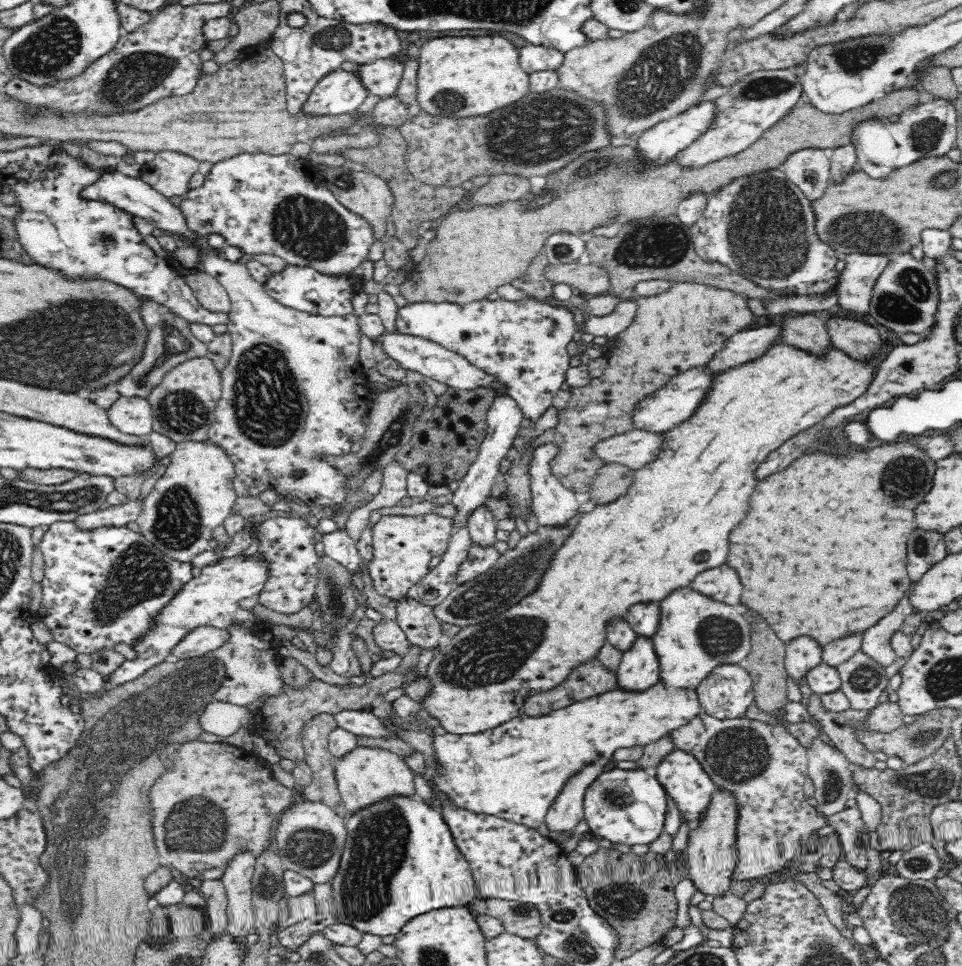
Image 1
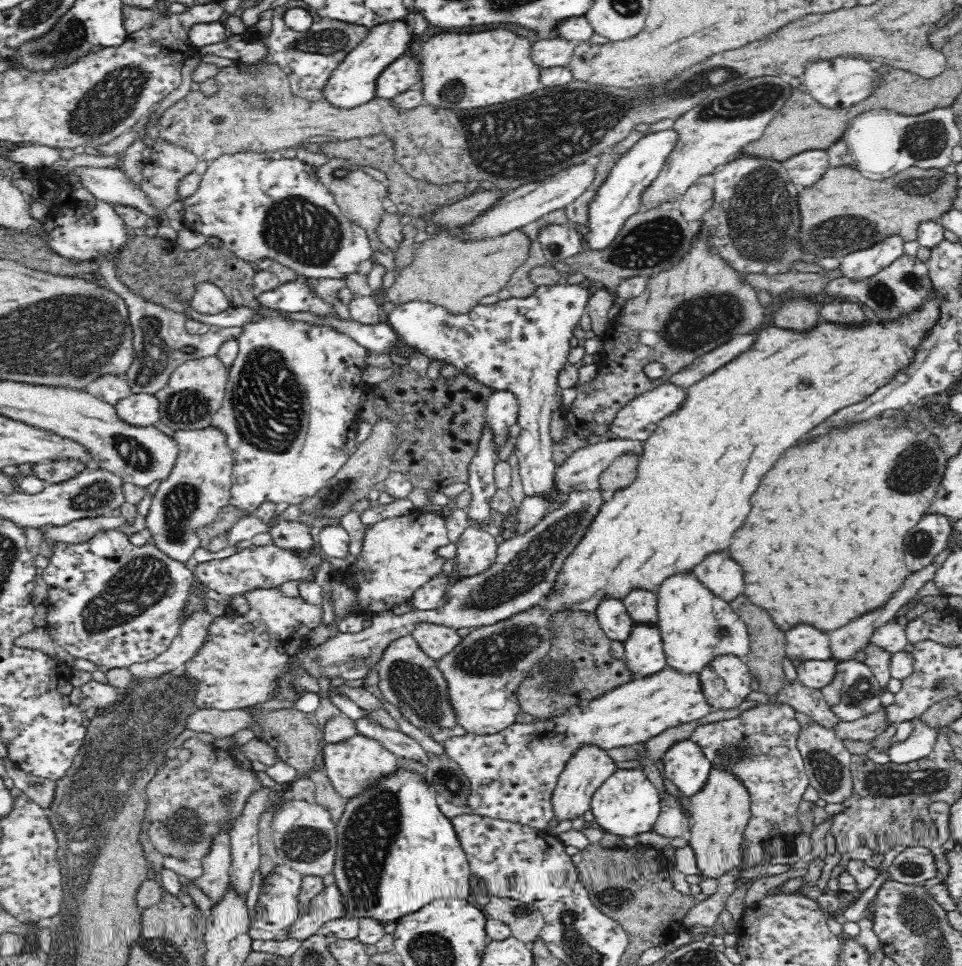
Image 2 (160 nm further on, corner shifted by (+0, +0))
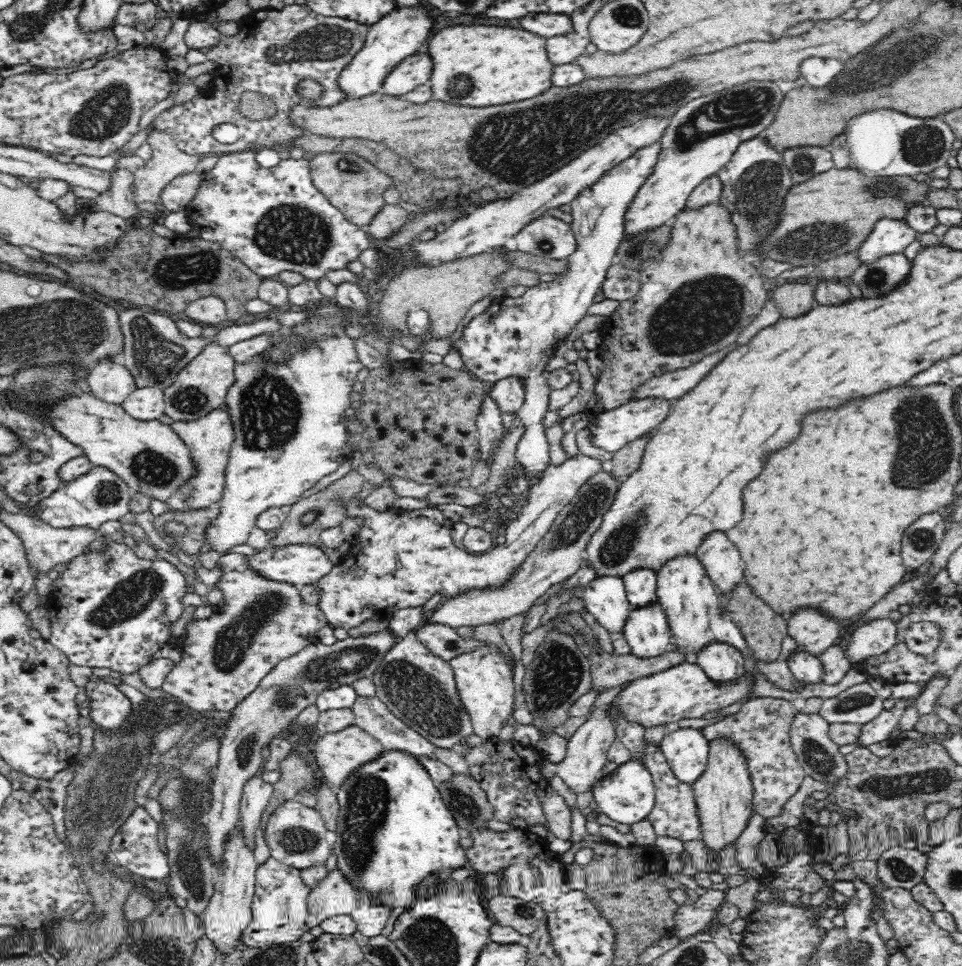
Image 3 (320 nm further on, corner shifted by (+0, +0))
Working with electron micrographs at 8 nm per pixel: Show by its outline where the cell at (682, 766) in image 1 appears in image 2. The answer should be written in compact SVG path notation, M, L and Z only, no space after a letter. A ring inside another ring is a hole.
M690 739L677 742L664 754L664 777L691 799L704 789L713 766Z

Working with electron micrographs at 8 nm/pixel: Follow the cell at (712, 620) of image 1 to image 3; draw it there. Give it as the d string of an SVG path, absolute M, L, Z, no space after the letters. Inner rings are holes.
M680 556L665 564L657 573L657 596L671 632L671 648L683 656L684 662L695 661L699 652L712 643L729 644L748 660L751 651L740 627L727 615L723 597L695 556Z

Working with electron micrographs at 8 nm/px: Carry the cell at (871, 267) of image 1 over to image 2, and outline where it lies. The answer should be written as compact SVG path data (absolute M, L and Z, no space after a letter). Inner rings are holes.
M888 236L872 248L844 255L839 266L841 277L853 282L868 280L905 253L904 243L899 236Z

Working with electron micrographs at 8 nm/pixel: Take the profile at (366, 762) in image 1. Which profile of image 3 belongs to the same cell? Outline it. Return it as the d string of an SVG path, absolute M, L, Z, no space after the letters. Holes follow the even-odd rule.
M358 725L350 726L346 730L338 732L328 732L328 734L316 735L316 742L313 749L316 764L322 770L323 780L331 788L340 789L346 780L349 780L360 768L366 764L374 763L384 755L384 747L376 738L370 736Z

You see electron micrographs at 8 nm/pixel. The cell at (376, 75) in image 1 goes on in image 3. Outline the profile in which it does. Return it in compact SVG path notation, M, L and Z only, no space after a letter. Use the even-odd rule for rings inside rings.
M427 52L407 56L383 80L381 85L384 92L392 96L402 97L407 92L428 84L427 80L432 65Z

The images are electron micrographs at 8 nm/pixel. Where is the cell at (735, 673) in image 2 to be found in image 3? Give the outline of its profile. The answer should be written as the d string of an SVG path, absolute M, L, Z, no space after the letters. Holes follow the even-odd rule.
M708 644L695 661L718 687L731 687L742 676L747 676L741 652L729 644Z

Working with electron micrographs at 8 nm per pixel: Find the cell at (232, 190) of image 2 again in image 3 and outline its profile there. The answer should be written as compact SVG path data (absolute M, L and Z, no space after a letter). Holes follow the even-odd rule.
M246 150L233 153L223 153L220 154L218 162L212 170L206 171L202 174L202 184L196 196L189 202L186 206L186 216L188 217L191 228L195 231L200 232L201 238L210 242L218 243L221 247L232 252L238 259L240 259L247 267L252 269L260 277L274 278L280 271L289 270L292 272L299 272L306 279L318 280L318 278L329 277L331 270L344 269L348 266L349 262L354 262L354 260L359 260L361 254L372 247L372 242L370 242L370 235L366 233L366 227L357 224L352 224L340 212L340 209L336 208L327 199L327 196L323 192L320 192L320 188L312 182L311 173L311 160L308 155L301 156L300 159L282 159L274 167L262 167L255 159L255 150Z

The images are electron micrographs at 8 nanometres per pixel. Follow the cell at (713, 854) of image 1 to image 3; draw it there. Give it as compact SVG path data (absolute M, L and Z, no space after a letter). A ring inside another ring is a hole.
M716 740L709 744L709 756L706 770L703 775L691 786L696 802L696 813L700 821L701 843L705 846L708 855L712 857L709 861L711 869L720 871L720 862L727 846L734 844L735 840L748 827L753 818L753 791L751 778L745 763L745 758L731 744L724 740Z

